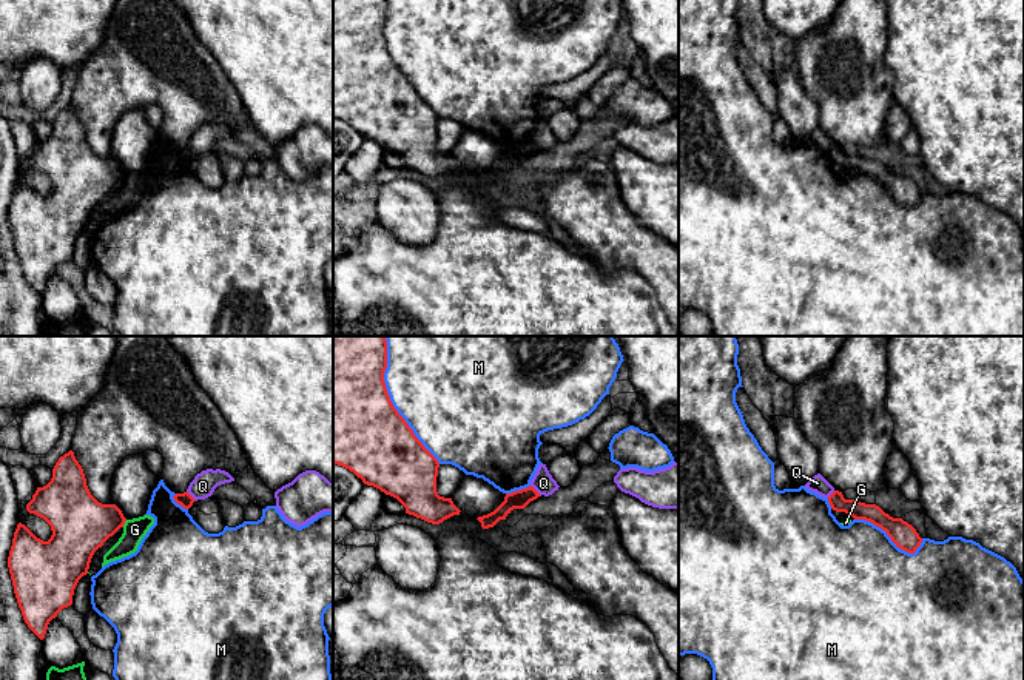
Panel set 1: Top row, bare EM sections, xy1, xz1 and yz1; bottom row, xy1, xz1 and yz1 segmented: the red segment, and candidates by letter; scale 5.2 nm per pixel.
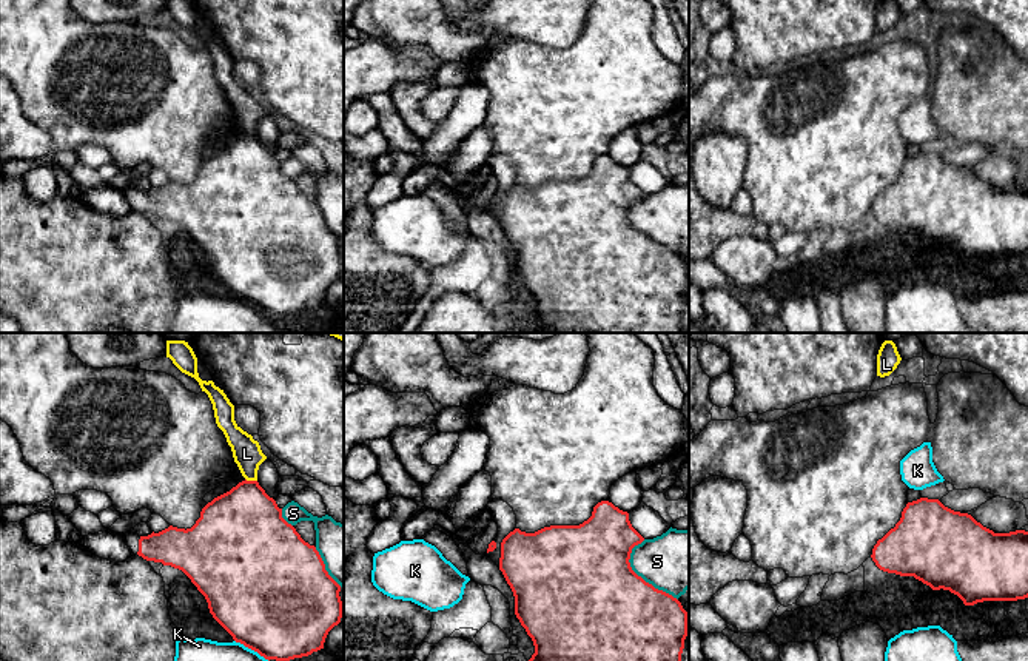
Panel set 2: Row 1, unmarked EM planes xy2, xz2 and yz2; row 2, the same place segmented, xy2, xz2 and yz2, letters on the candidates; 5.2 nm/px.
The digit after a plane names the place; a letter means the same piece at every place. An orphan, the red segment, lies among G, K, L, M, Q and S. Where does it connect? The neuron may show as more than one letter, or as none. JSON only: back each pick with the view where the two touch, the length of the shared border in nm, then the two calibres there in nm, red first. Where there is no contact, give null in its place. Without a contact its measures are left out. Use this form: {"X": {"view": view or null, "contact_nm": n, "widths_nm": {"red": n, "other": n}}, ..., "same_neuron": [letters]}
{"same_neuron": []}

